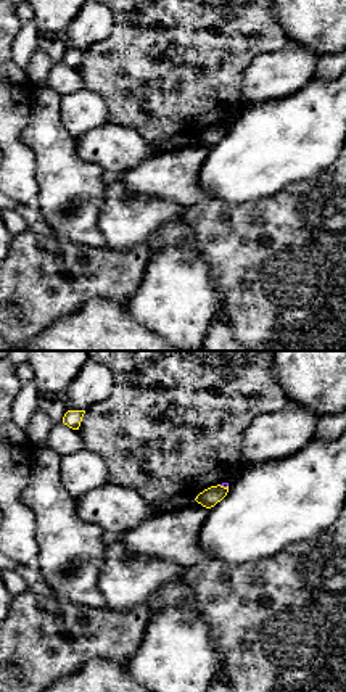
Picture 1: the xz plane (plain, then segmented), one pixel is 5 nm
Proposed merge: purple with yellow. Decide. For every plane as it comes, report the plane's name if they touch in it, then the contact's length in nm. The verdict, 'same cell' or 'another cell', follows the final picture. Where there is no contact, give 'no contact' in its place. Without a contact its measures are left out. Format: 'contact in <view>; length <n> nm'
contact in xz; length 50 nm

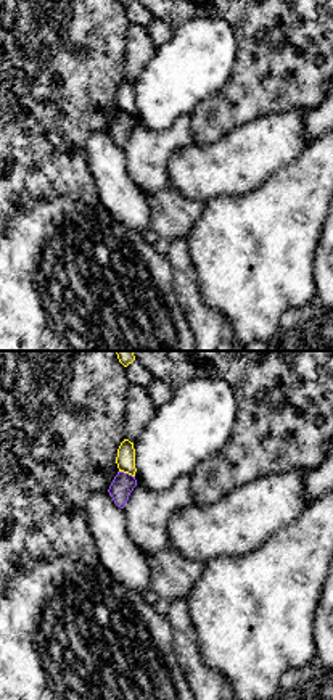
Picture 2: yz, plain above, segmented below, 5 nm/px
contact in yz; length 90 nm

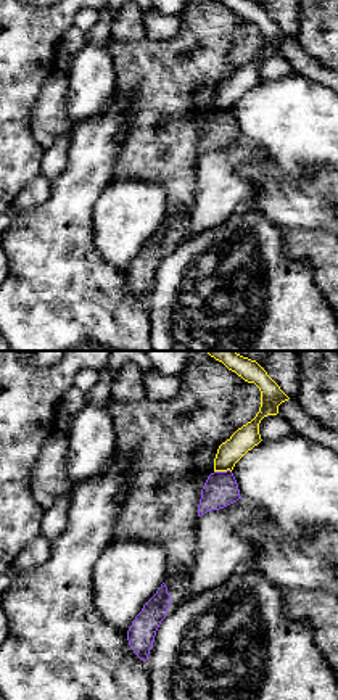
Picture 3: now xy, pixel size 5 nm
contact in xy; length 90 nm

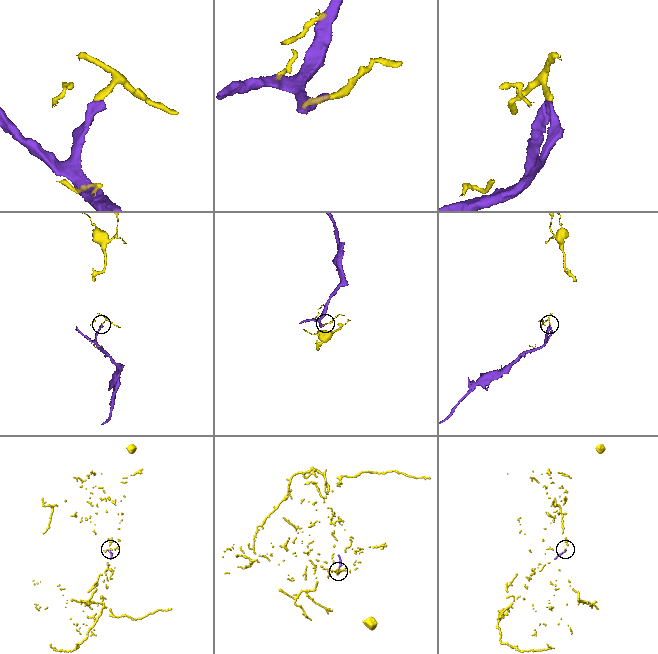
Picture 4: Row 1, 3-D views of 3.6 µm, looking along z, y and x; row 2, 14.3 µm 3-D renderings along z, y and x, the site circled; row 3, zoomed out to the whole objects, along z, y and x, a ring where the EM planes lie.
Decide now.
another cell

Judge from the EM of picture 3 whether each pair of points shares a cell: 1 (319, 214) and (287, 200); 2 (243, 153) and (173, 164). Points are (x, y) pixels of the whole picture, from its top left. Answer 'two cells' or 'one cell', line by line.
1: one cell
2: two cells

